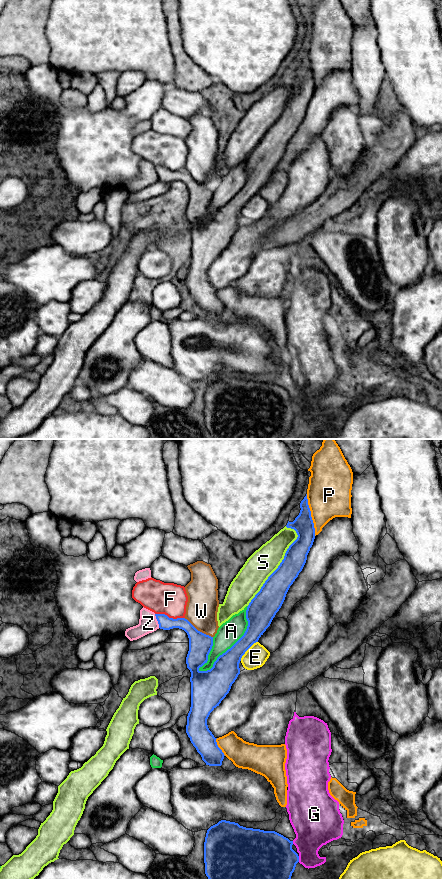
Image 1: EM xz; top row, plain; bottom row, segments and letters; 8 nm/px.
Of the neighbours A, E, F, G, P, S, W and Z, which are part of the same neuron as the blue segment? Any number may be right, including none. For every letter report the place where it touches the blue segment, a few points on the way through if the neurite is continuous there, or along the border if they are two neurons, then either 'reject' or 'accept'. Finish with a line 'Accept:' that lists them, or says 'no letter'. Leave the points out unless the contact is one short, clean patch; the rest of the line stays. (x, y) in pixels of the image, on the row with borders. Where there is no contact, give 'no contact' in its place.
A: contact xz (234, 644); reject
E: contact xz (247, 649); reject
F: contact xz (170, 618); border xz (155, 613), (164, 613), (173, 618), (184, 618); reject
G: contact xz (298, 859); reject
P: contact xz (310, 515); reject
S: contact xz (278, 567); reject
W: contact xz (197, 630); border xz (184, 618), (198, 630), (212, 637); reject
Z: contact xz (157, 620); border xz (154, 614), (159, 627); reject
Accept: no letter

